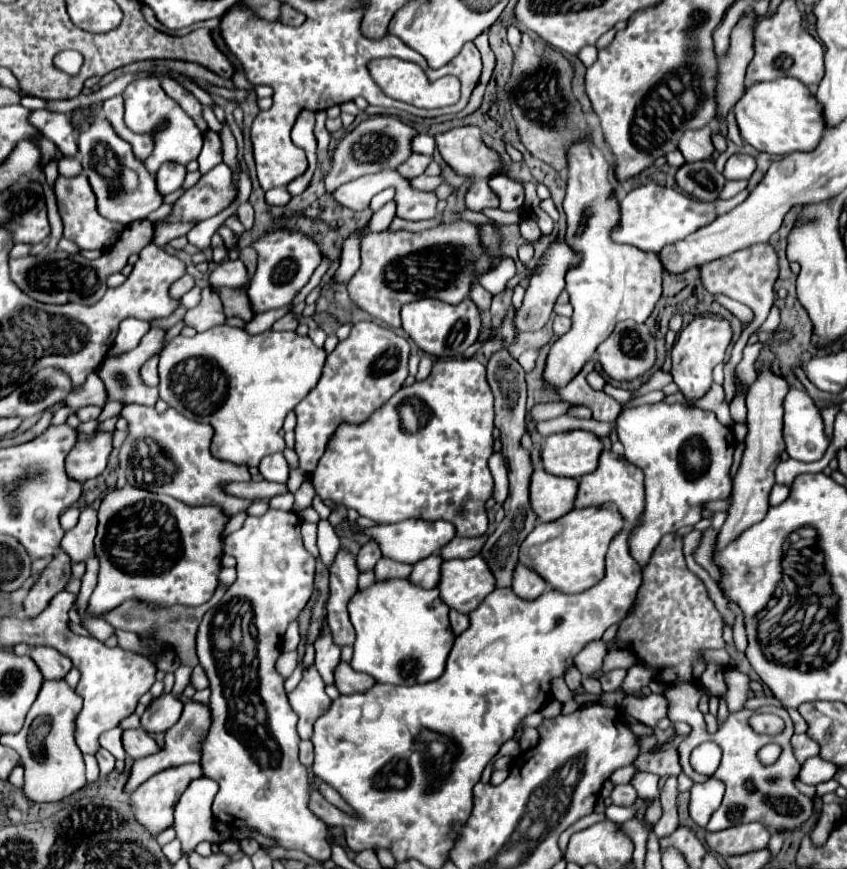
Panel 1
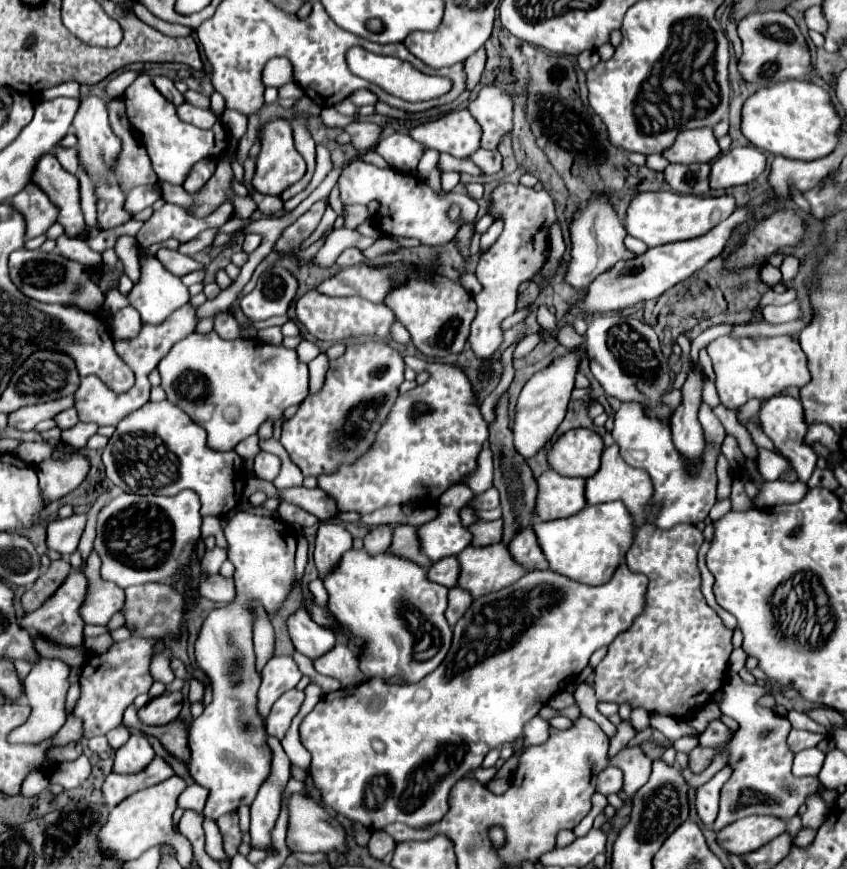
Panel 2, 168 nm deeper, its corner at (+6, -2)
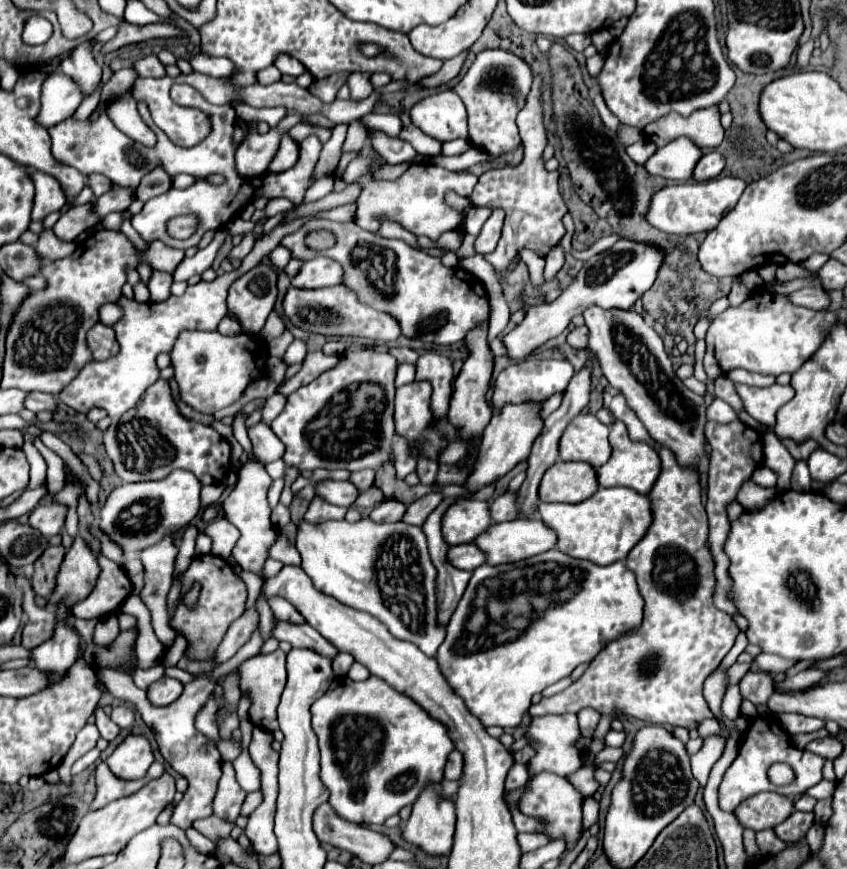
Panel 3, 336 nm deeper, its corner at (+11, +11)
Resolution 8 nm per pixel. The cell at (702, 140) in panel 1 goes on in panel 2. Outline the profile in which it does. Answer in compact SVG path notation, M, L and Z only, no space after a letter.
M702 127L694 131L680 131L676 141L664 149L664 157L670 163L710 163L720 153L718 141L712 127Z

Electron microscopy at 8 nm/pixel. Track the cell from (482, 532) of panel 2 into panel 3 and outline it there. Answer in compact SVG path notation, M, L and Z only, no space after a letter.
M501 494L489 504L489 514L493 518L493 524L507 522L517 518L517 506L515 506L515 494Z

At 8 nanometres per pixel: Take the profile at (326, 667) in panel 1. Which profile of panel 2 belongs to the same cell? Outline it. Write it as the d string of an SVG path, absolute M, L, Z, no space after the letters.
M304 609L292 613L286 619L286 627L294 647L310 659L324 655L324 651L330 651L330 647L336 645L334 633L324 627L318 627Z

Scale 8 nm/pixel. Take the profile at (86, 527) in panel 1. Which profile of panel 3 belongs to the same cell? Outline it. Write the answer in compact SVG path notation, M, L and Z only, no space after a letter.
M51 502L47 506L37 506L31 514L29 514L29 524L39 530L41 534L45 534L47 538L61 534L61 528L65 524L65 516L67 516L67 506L61 506L59 502Z

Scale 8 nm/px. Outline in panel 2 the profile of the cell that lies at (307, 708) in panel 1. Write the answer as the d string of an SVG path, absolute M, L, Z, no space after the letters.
M298 689L286 691L272 707L272 713L270 713L268 721L266 721L266 733L282 739L284 733L288 731L294 715L300 711L302 701L304 701L302 691L298 691Z

